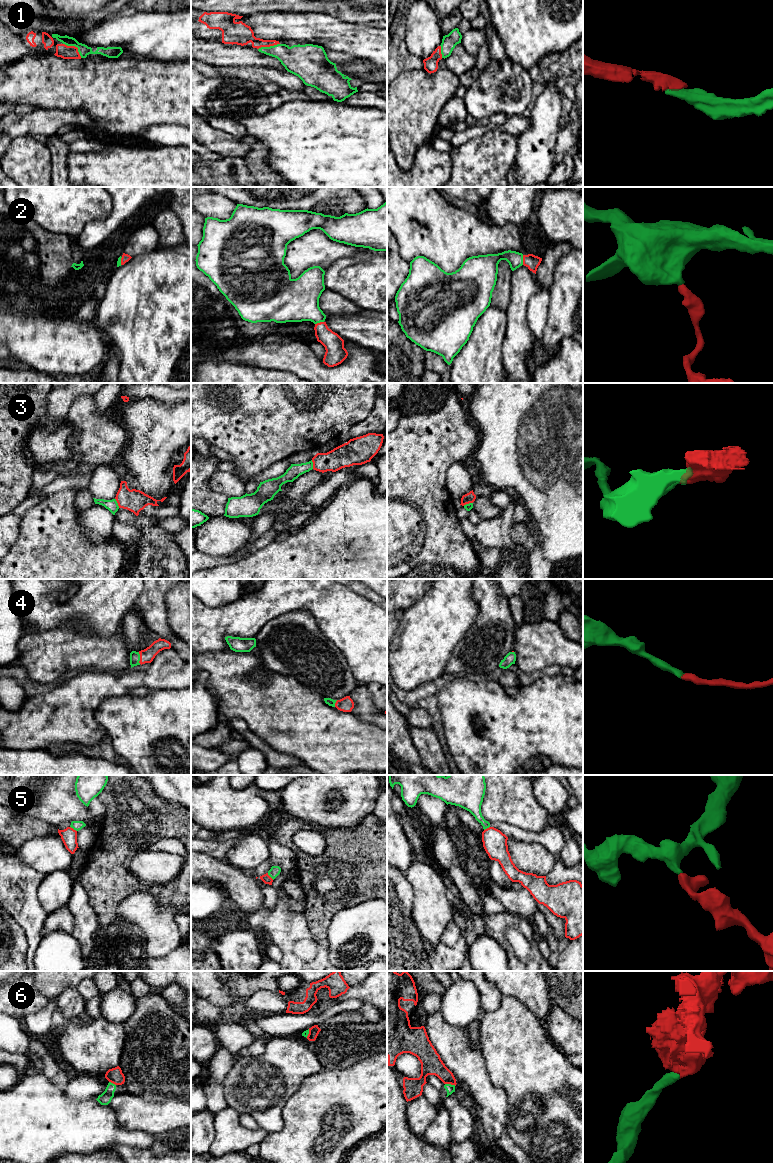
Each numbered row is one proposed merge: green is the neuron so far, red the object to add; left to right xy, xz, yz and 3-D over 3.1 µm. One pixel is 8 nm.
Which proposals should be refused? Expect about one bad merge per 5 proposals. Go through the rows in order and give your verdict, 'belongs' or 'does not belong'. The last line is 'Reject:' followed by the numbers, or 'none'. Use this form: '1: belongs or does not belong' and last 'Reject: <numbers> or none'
1: belongs
2: belongs
3: does not belong
4: belongs
5: does not belong
6: does not belong
Reject: 3, 5, 6

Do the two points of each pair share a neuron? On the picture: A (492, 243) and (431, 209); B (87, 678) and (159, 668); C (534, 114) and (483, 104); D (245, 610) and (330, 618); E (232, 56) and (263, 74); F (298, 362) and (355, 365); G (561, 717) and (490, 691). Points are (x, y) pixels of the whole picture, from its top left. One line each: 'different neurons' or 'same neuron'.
A: same neuron
B: same neuron
C: different neurons
D: same neuron
E: different neurons
F: same neuron
G: same neuron

